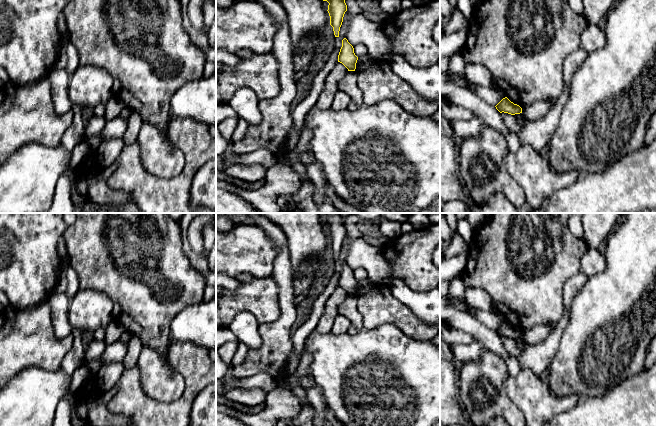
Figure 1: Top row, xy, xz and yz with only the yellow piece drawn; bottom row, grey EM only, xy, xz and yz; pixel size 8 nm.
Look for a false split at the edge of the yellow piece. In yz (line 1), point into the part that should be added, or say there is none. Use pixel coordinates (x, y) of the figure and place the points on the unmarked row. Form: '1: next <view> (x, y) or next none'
1: next none

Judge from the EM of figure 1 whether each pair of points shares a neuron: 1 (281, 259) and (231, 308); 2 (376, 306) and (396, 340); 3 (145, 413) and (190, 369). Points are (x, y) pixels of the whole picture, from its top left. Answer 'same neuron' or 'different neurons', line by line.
1: different neurons
2: different neurons
3: same neuron

